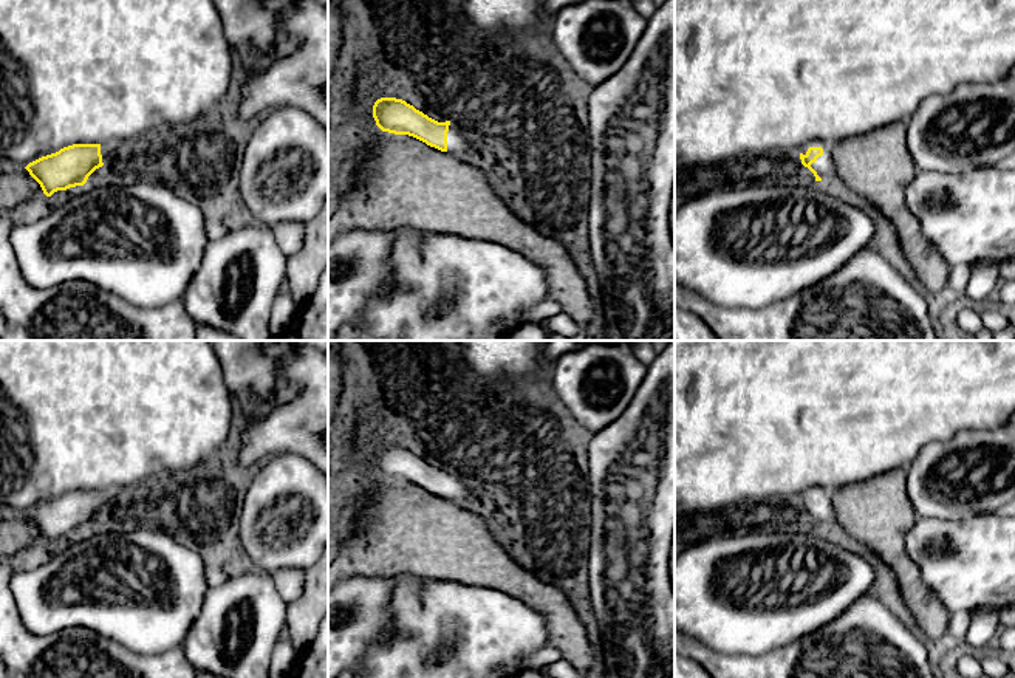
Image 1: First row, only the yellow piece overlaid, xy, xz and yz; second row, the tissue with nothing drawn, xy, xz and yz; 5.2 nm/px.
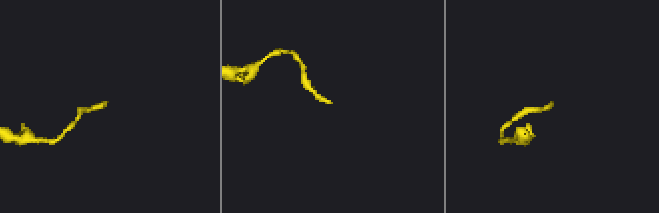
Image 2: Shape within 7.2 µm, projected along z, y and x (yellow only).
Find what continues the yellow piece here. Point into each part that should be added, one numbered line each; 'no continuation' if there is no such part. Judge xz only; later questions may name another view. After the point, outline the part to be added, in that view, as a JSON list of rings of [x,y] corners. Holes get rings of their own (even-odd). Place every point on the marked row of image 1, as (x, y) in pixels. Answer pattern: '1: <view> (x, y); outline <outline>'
1: xz (464, 143); outline [[[450,121],[447,132],[447,153],[464,158],[478,158],[481,155],[481,139],[463,124]]]

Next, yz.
1: yz (823, 166); outline [[[814,139],[808,144],[805,144],[800,149],[800,153],[806,155],[809,147],[822,147],[823,155],[817,158],[815,163],[811,164],[811,167],[817,172],[817,175],[825,180],[834,172],[834,161],[832,161],[832,146],[828,142],[823,142],[820,139]]]

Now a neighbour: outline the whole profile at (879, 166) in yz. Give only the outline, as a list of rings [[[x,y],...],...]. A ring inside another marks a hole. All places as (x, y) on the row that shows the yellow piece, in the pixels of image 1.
[[[899,121],[832,144],[832,173],[893,223],[922,291],[936,294],[947,285],[950,266],[908,209],[907,186],[916,167],[905,132],[907,124]]]

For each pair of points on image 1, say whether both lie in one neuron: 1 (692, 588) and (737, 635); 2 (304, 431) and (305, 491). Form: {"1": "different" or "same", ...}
{"1": "same", "2": "different"}

